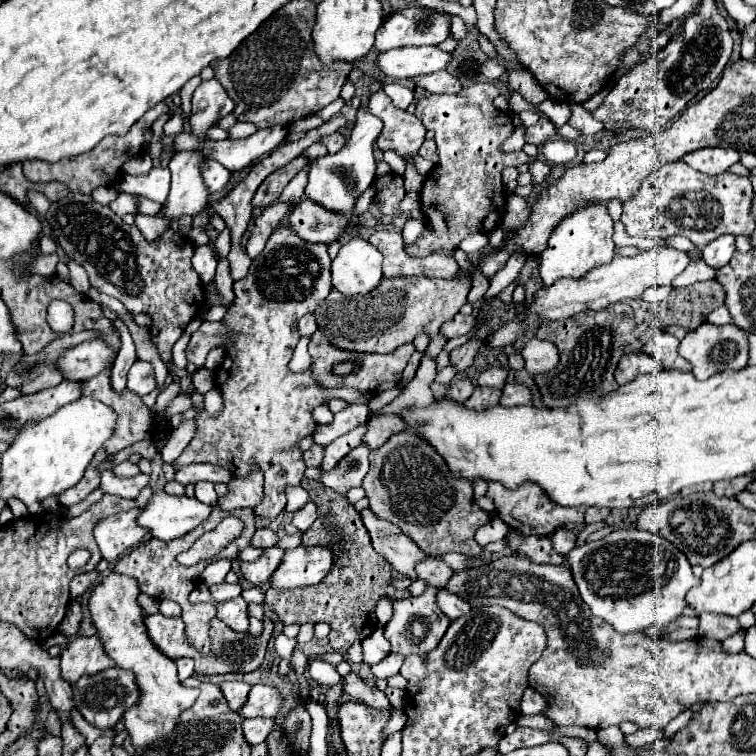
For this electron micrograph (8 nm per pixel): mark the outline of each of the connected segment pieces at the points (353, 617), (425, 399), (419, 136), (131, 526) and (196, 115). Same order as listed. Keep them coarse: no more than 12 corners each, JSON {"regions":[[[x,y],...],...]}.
{"regions":[[[302,478],[318,518],[302,546],[336,560],[318,586],[266,596],[278,620],[330,624],[346,652],[378,624],[392,586],[346,498]],[[446,338],[430,340],[414,380],[384,414],[434,402],[430,384],[436,378],[434,356]],[[384,90],[368,100],[384,122],[382,152],[406,160],[420,150],[426,128],[415,115],[394,108]],[[140,510],[108,516],[94,526],[104,560],[146,538],[134,520]],[[216,78],[192,96],[192,132],[204,132],[228,116],[234,104]]]}

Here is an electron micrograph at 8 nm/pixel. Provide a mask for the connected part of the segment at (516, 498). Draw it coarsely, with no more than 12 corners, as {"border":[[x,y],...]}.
{"border":[[488,484],[486,496],[516,532],[550,536],[582,524],[586,506],[560,508],[536,484]]}

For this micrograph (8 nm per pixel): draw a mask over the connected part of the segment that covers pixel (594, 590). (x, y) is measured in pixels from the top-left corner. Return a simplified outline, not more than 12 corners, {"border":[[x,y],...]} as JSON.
{"border":[[614,530],[572,548],[580,596],[622,634],[666,628],[698,584],[674,544]]}

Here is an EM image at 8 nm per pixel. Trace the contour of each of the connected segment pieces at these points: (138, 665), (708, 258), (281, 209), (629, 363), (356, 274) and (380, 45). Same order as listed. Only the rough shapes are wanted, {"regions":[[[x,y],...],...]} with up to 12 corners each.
{"regions":[[[112,572],[88,608],[142,700],[124,722],[136,748],[174,728],[198,698],[144,630],[140,588]],[[734,236],[712,240],[702,258],[712,268],[730,262],[736,246]],[[274,202],[254,222],[246,252],[256,258],[288,212]],[[630,354],[618,364],[618,384],[638,374],[658,372],[660,364],[646,354]],[[364,238],[346,242],[332,262],[344,296],[382,280],[382,254]],[[422,6],[388,16],[374,48],[434,46],[450,16]]]}

